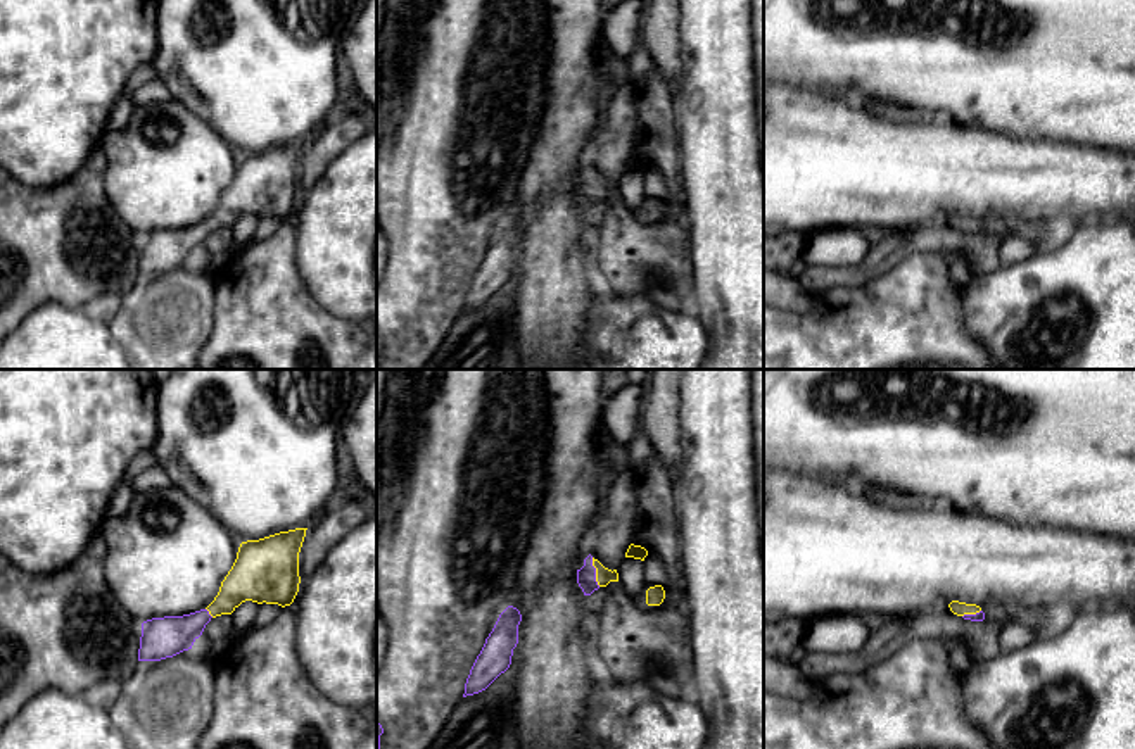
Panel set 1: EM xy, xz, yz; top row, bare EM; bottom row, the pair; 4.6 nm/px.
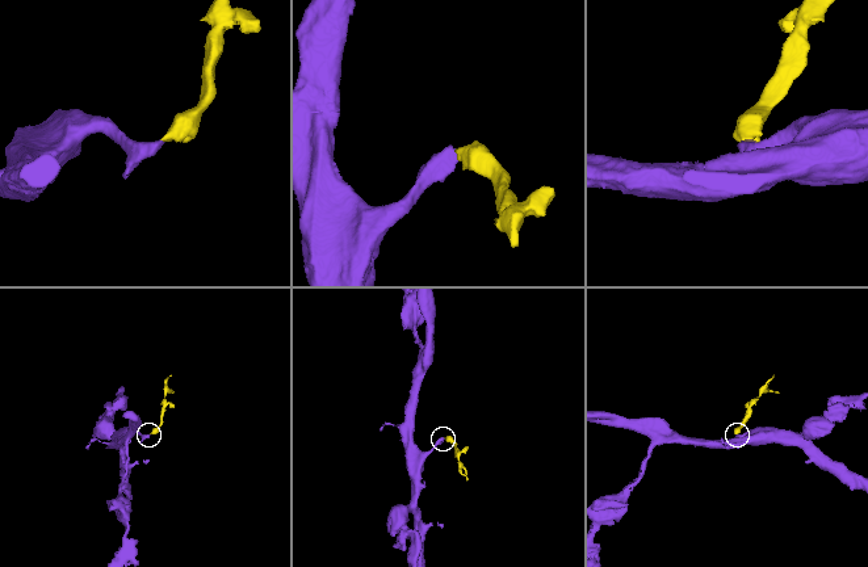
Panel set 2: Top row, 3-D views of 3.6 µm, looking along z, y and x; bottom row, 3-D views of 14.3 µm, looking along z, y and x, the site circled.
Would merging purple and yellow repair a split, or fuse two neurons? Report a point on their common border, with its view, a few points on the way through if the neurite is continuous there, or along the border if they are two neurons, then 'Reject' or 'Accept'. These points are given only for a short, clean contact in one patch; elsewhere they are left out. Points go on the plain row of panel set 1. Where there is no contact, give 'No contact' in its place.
Touches purple at xz (595, 185). Path across: xz (586, 190), (595, 185), (603, 188). Accept

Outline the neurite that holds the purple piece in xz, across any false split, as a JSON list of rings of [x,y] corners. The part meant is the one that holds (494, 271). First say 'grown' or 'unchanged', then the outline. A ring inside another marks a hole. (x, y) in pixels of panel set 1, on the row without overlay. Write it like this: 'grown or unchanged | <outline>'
unchanged | [[[508,219],[499,228],[470,283],[463,311],[485,304],[501,286],[510,281],[513,262],[518,257],[520,235],[522,228],[513,219]]]

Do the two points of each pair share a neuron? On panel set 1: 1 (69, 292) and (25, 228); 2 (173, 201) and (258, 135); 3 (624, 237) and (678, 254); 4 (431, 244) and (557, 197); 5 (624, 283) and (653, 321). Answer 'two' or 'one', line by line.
1: one
2: two
3: one
4: two
5: two

